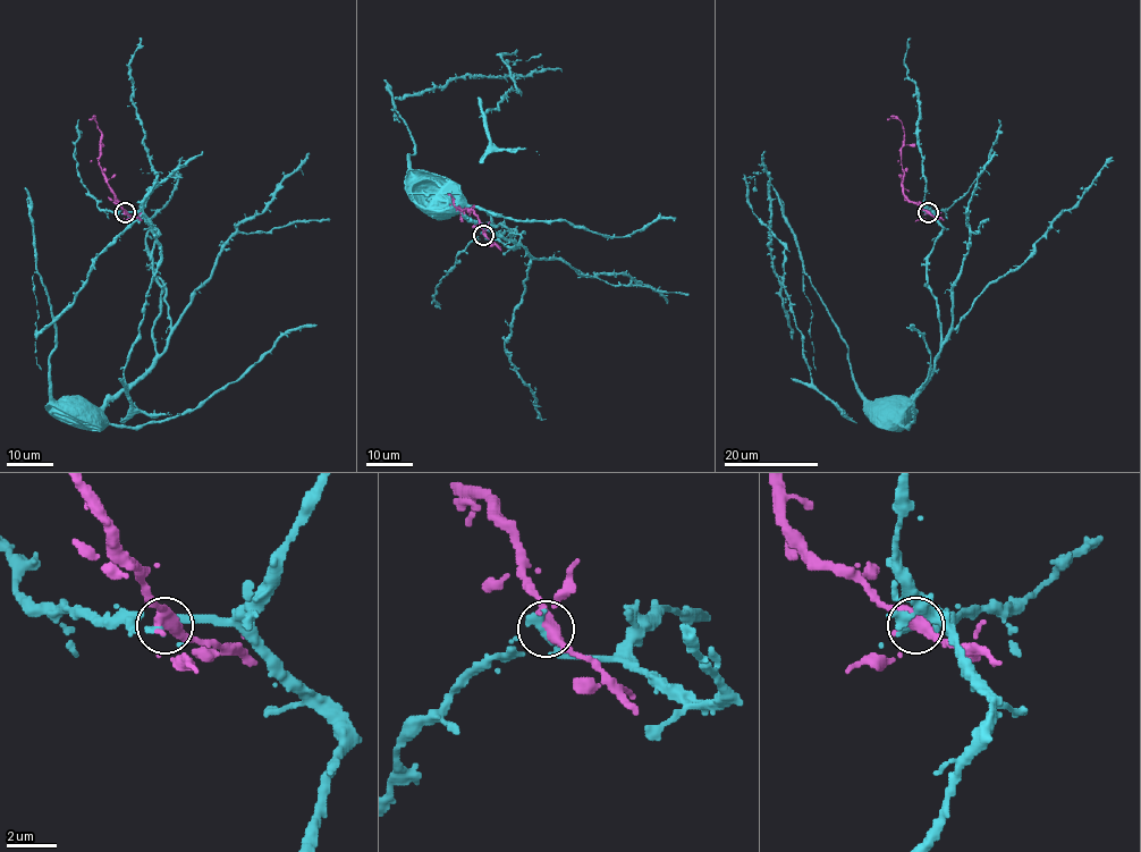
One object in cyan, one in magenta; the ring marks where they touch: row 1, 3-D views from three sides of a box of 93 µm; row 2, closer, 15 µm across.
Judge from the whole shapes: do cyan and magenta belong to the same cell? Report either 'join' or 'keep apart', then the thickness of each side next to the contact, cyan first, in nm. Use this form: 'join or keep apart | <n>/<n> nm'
keep apart | 360/440 nm

